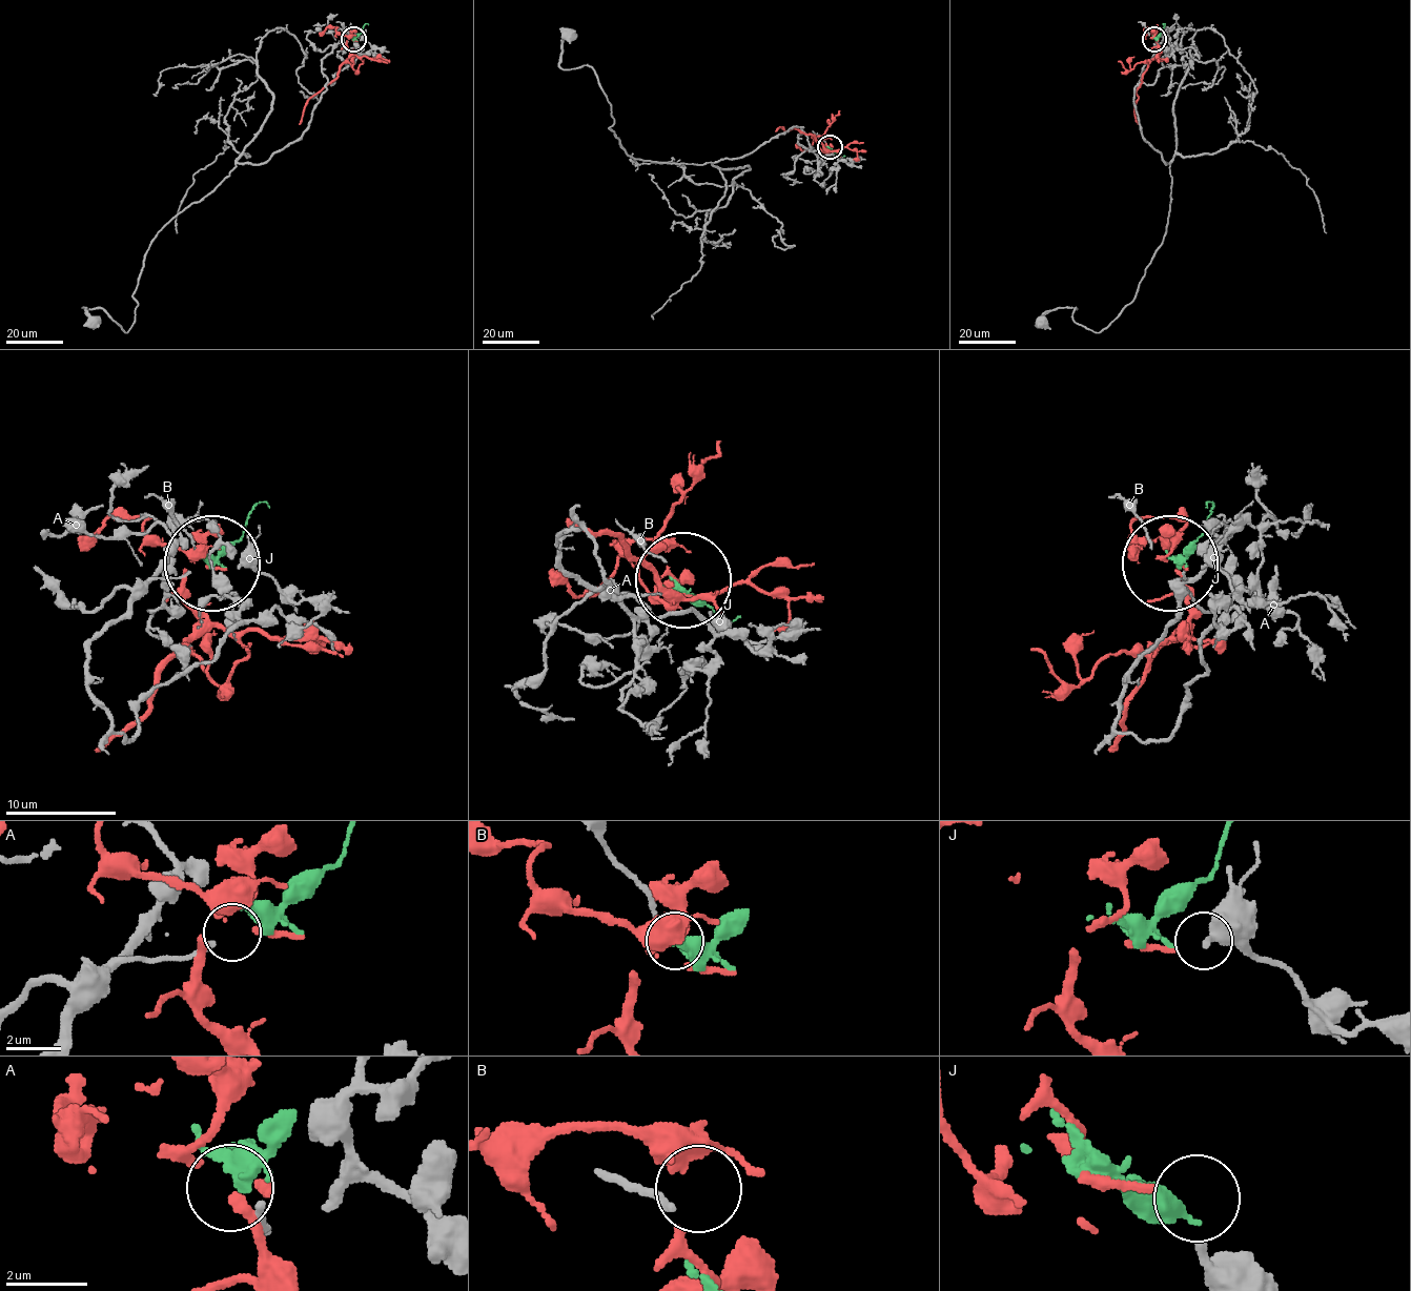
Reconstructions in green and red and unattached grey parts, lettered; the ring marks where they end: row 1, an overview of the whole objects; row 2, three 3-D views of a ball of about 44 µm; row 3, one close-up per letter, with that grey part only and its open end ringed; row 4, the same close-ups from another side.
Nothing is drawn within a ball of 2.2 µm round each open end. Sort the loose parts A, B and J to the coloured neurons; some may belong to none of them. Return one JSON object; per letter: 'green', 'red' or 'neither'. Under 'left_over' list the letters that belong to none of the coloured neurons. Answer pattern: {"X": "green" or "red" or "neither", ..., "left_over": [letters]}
{"A": "green", "B": "neither", "J": "red", "left_over": ["B"]}

